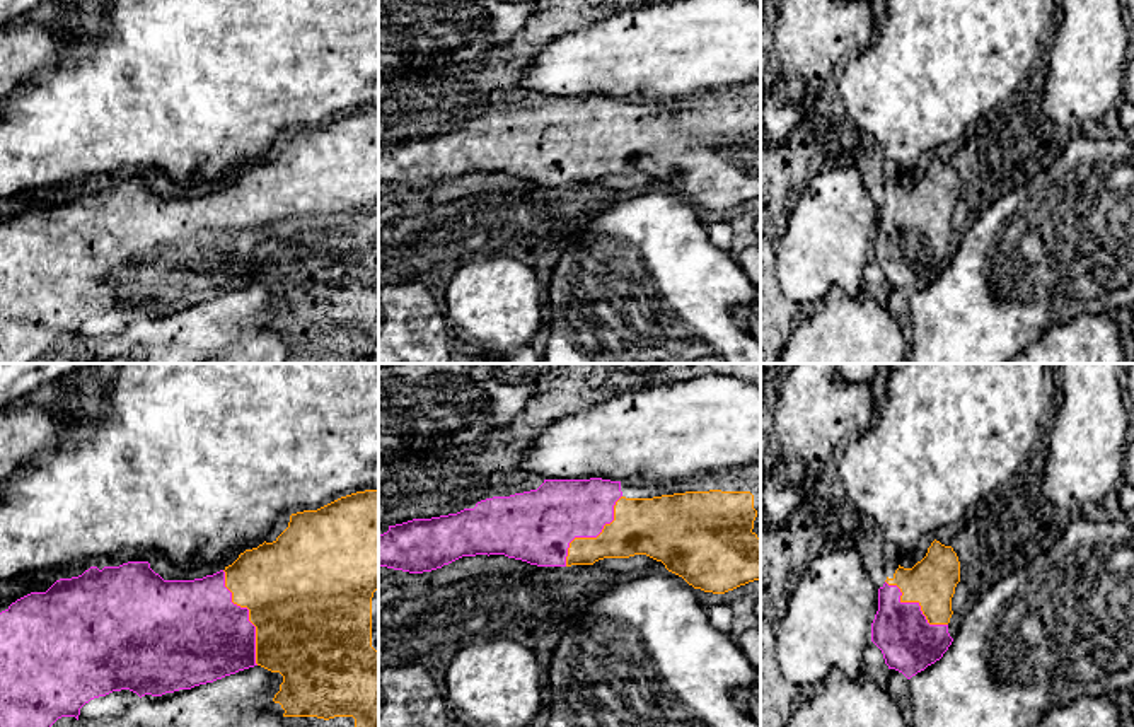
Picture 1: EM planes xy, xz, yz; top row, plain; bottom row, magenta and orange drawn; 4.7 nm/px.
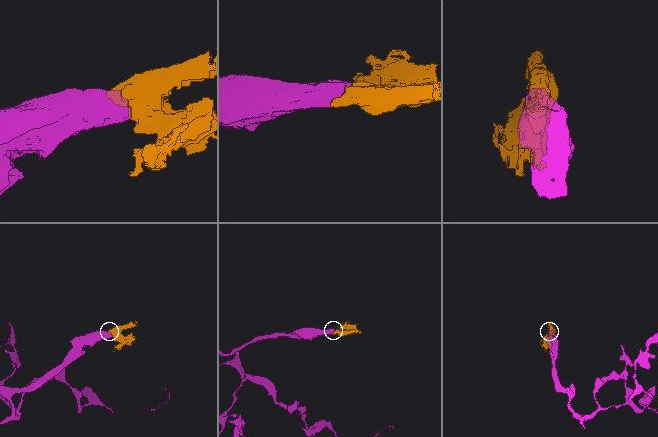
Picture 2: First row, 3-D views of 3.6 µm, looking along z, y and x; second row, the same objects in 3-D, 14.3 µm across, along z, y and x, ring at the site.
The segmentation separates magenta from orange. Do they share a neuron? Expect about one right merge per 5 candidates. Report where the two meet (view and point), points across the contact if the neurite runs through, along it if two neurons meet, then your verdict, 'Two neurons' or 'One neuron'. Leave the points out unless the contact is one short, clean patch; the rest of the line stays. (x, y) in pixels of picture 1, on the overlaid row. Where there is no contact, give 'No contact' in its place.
Touches magenta at xy (248, 615). One neuron

